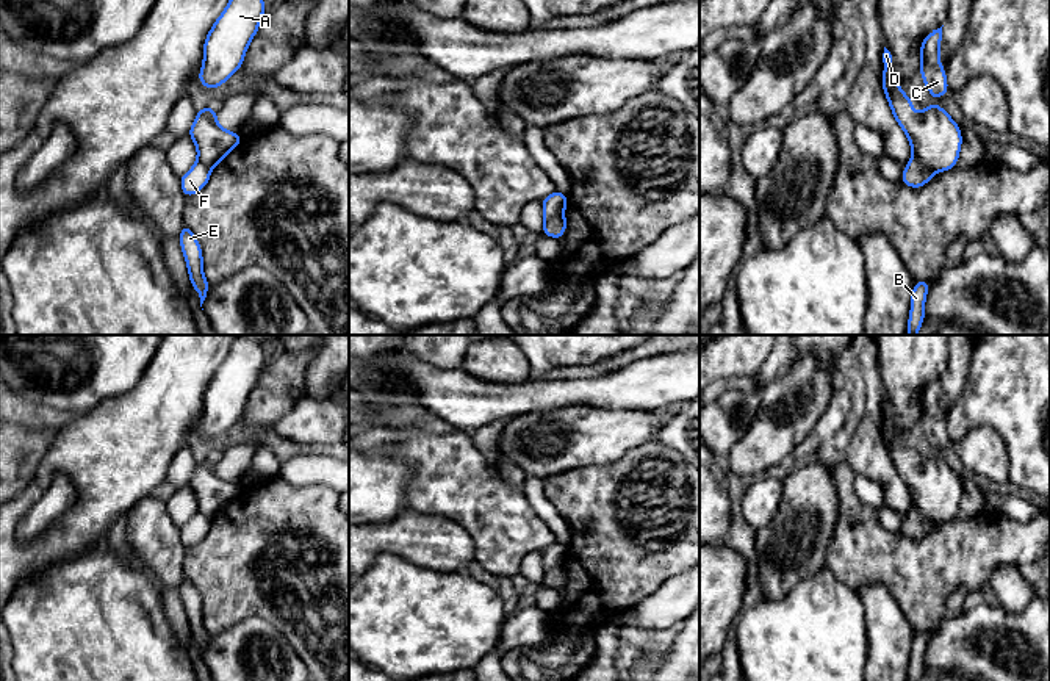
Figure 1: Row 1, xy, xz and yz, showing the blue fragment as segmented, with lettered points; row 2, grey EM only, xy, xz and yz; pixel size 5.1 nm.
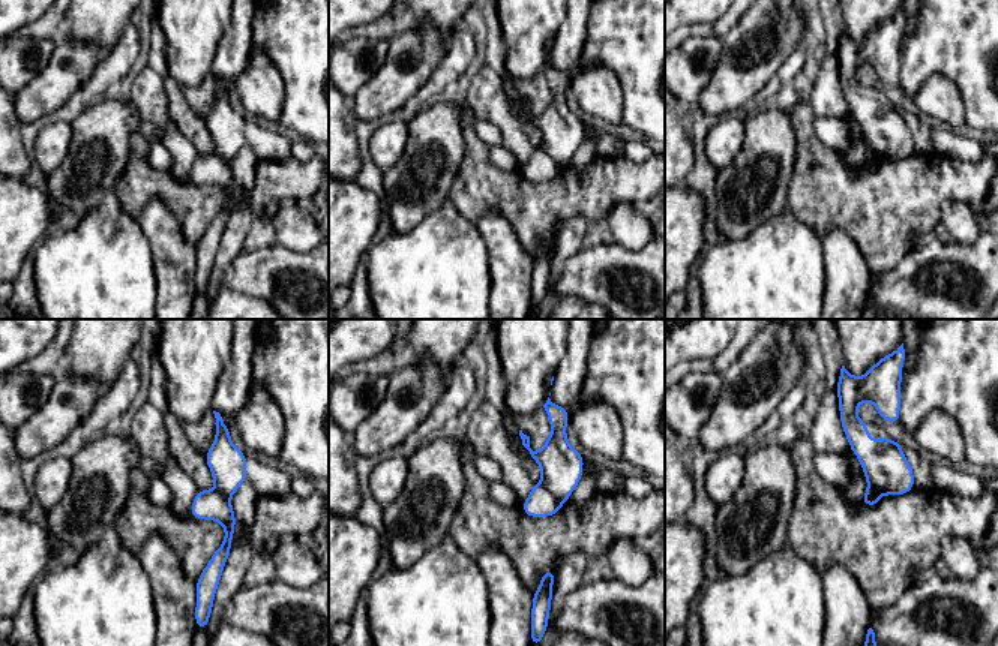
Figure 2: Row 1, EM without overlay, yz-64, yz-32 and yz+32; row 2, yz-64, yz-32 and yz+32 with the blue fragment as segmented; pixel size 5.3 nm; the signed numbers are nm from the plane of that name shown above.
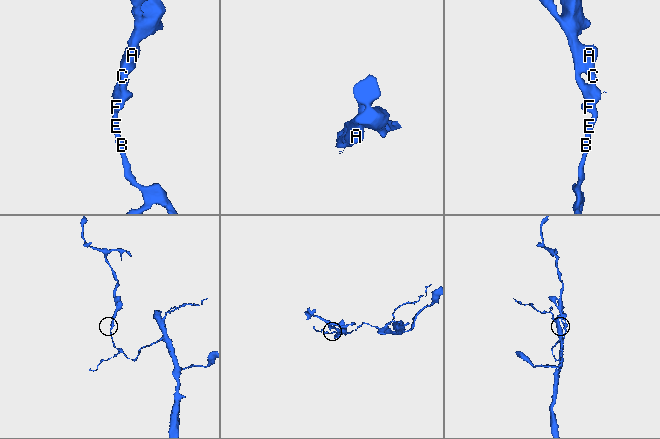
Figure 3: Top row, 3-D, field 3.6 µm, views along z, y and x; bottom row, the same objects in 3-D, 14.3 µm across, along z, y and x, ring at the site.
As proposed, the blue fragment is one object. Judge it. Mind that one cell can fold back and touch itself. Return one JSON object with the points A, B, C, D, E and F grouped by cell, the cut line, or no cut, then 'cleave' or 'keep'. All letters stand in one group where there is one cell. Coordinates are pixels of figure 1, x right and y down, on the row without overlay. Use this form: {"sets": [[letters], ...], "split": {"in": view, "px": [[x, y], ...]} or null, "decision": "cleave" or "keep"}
{"sets": [["A", "C", "D"], ["B", "E", "F"]], "split": {"in": "yz", "px": [[914, 504], [934, 522]]}, "decision": "cleave"}

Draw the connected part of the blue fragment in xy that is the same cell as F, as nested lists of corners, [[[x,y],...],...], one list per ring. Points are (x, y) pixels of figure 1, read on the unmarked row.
[[[196,512],[194,517],[180,528],[180,539],[185,549],[203,540],[210,528],[211,518],[205,517],[200,512]]]

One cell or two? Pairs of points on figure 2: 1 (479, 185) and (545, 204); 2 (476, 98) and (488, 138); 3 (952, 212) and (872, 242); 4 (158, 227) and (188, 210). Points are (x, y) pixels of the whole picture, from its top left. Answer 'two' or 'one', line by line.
1: one
2: two
3: two
4: two

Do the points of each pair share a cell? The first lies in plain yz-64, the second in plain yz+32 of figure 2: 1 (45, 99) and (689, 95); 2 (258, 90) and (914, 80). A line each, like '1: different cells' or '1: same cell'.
1: different cells
2: different cells

